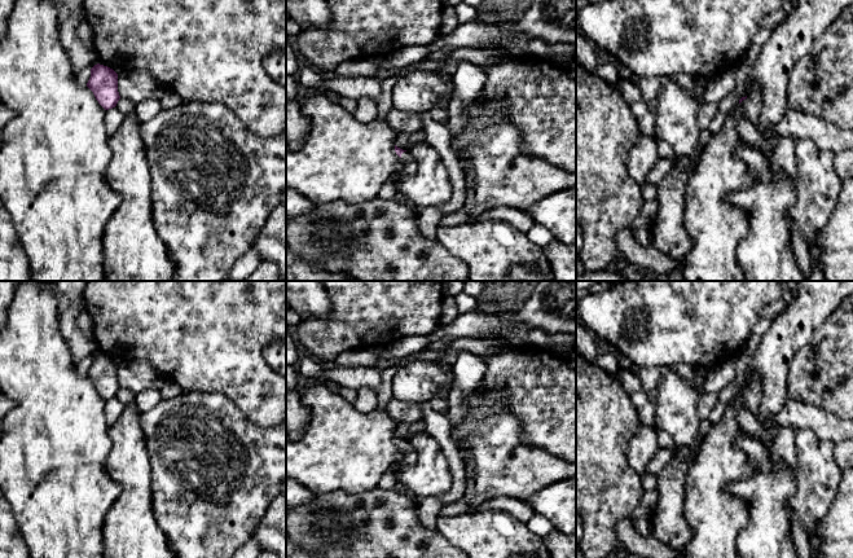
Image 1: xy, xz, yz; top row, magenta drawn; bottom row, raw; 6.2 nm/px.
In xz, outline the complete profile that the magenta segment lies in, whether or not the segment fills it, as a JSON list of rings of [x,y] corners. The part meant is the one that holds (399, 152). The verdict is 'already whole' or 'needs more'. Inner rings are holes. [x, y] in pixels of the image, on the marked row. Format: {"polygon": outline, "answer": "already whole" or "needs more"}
{"polygon": [[[395,145],[395,151],[403,159],[403,168],[393,177],[393,180],[396,183],[396,194],[395,194],[393,199],[408,206],[413,211],[418,211],[417,206],[412,201],[409,201],[408,198],[405,198],[397,189],[397,183],[401,177],[406,177],[406,176],[414,175],[417,172],[417,163],[410,157],[409,150],[403,150]]], "answer": "needs more"}

